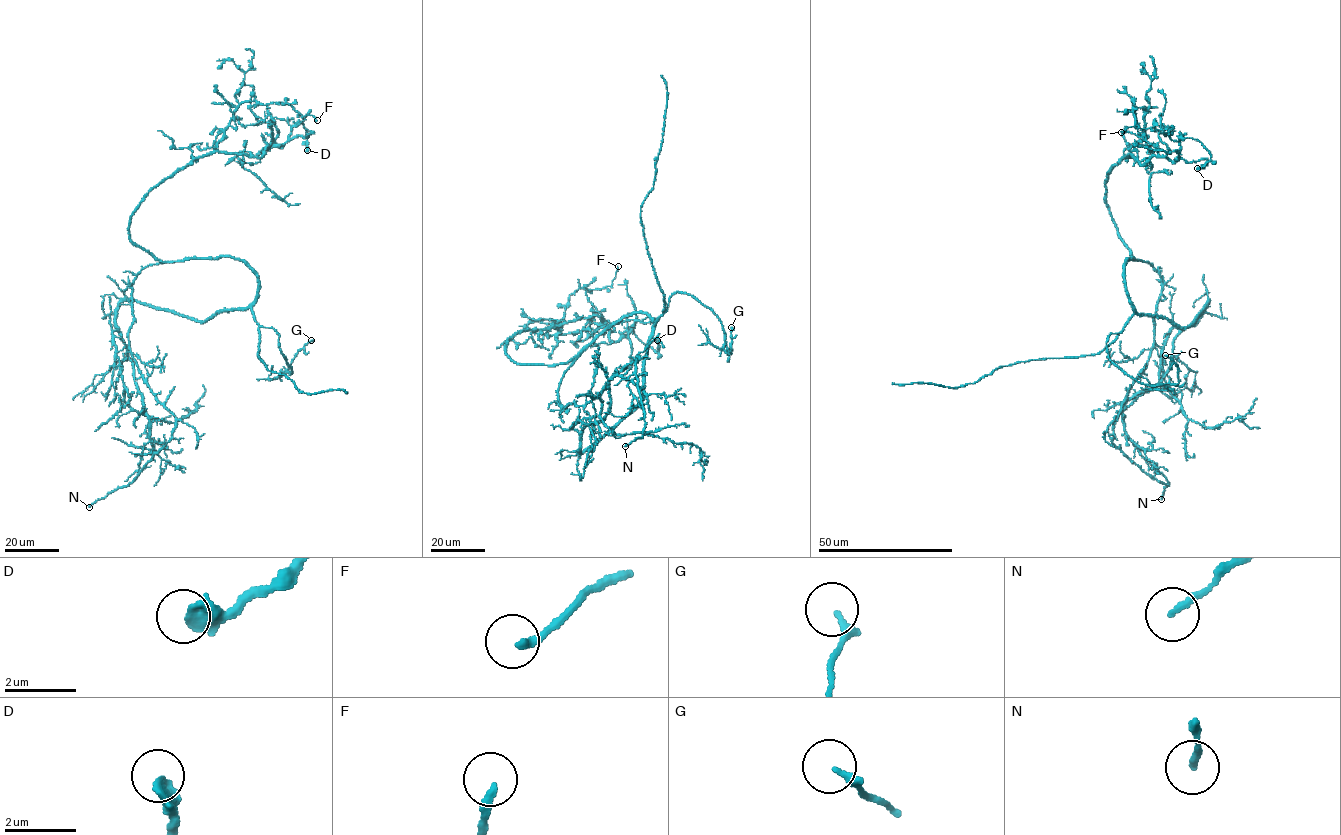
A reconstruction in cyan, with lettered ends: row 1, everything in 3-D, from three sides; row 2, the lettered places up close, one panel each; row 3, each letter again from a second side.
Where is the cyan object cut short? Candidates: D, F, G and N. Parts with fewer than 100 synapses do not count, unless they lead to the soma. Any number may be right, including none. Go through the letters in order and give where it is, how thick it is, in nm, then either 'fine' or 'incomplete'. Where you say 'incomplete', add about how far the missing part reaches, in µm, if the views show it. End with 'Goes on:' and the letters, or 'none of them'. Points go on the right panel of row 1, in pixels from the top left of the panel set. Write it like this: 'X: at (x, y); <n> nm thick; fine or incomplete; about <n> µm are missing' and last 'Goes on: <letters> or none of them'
D: at (1197, 168); 400 nm thick; fine
F: at (1121, 132); 200 nm thick; fine
G: at (1165, 355); 240 nm thick; fine
N: at (1161, 499); 170 nm thick; fine
Goes on: none of them

